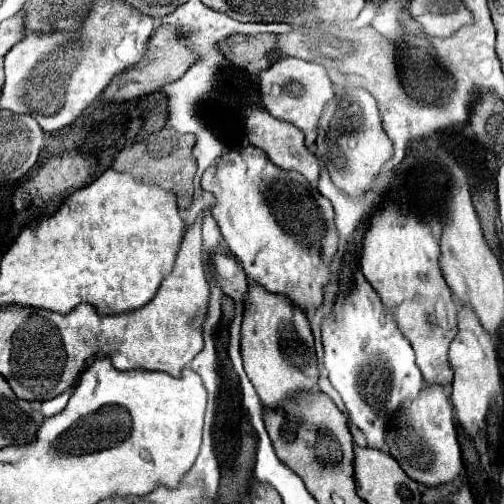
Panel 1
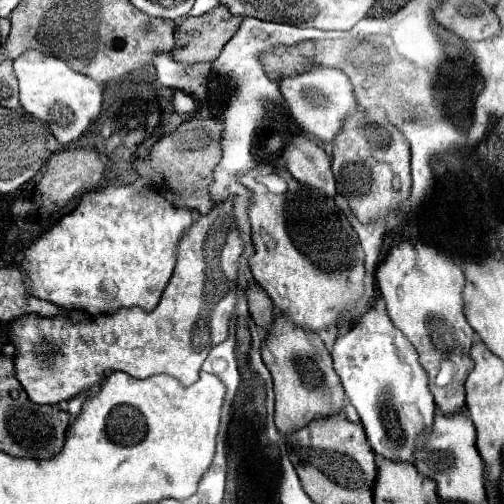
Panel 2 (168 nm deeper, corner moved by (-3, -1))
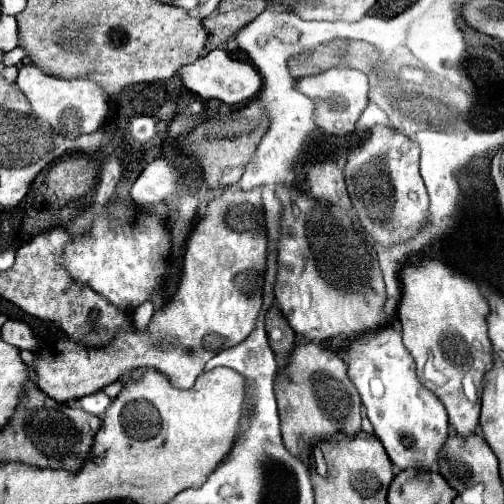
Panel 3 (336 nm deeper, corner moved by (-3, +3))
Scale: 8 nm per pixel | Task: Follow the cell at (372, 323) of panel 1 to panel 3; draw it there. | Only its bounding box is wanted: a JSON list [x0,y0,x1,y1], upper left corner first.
[344,324,448,472]

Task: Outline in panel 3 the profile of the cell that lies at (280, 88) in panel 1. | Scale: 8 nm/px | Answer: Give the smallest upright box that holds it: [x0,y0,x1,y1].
[296,66,368,136]

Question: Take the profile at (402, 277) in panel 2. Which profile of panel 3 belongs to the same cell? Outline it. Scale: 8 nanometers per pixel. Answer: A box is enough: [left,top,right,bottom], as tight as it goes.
[398,258,494,438]

